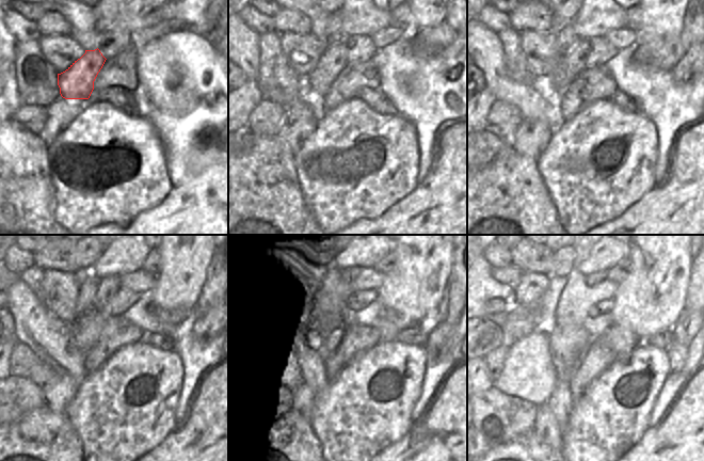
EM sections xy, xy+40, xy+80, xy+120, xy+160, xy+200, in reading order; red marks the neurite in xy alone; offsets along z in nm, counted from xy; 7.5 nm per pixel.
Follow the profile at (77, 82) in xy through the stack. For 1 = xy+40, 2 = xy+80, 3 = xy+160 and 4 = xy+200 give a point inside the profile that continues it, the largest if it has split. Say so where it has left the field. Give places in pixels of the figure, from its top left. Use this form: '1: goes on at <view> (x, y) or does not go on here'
1: goes on at xy+40 (334, 60)
2: goes on at xy+80 (574, 60)
3: goes on at xy+160 (349, 275)
4: goes on at xy+200 (598, 276)

